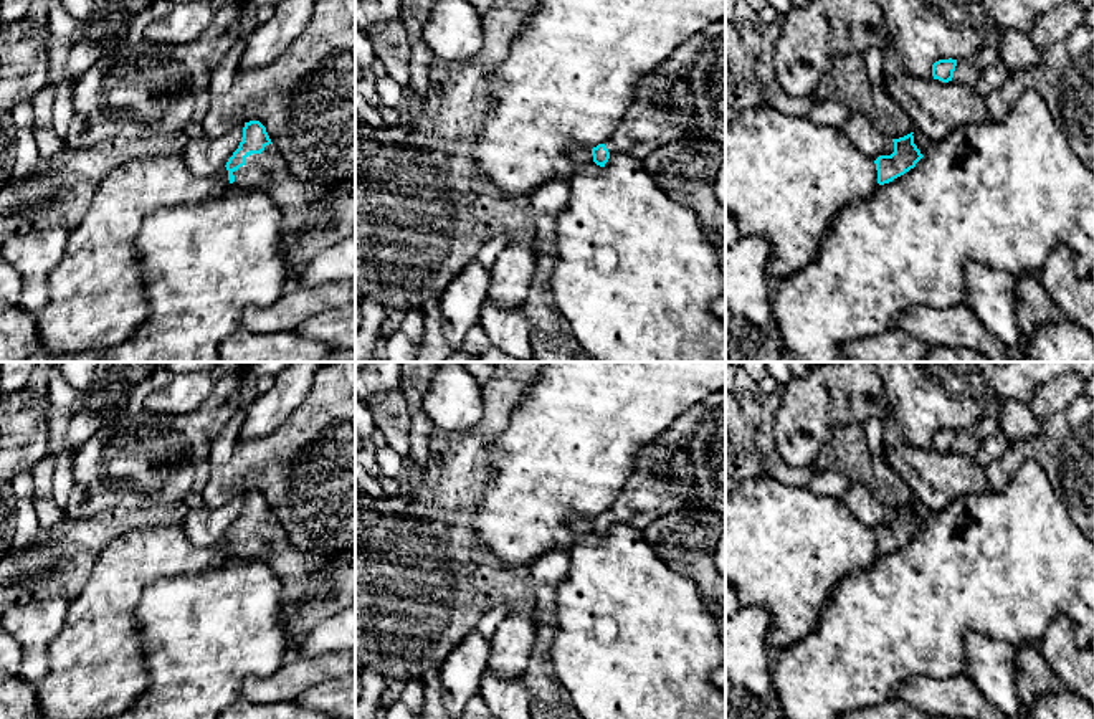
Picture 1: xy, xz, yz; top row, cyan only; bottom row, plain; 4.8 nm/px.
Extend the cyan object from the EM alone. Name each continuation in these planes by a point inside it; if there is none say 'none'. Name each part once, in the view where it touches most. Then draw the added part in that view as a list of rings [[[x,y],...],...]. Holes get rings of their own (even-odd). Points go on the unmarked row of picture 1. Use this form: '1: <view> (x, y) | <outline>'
1: xy (313, 590) | [[[271,514],[261,524],[248,526],[246,534],[233,545],[233,557],[261,560],[279,575],[283,583],[281,628],[289,645],[289,658],[299,658],[301,640],[309,630],[355,602],[355,545],[332,560],[314,559],[291,544]]]

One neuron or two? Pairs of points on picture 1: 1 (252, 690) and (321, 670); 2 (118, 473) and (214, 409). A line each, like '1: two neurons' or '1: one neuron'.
1: one neuron
2: one neuron

